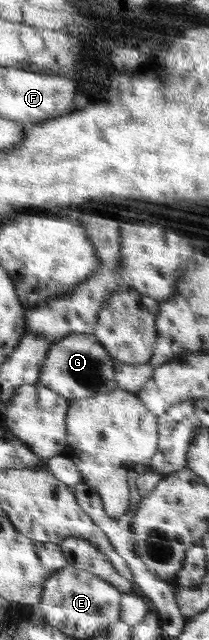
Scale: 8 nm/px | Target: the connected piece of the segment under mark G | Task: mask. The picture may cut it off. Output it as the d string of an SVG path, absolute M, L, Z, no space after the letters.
M69 334L53 343L41 366L40 384L52 389L68 401L118 389L111 355L104 345L97 342L97 339L90 334Z

